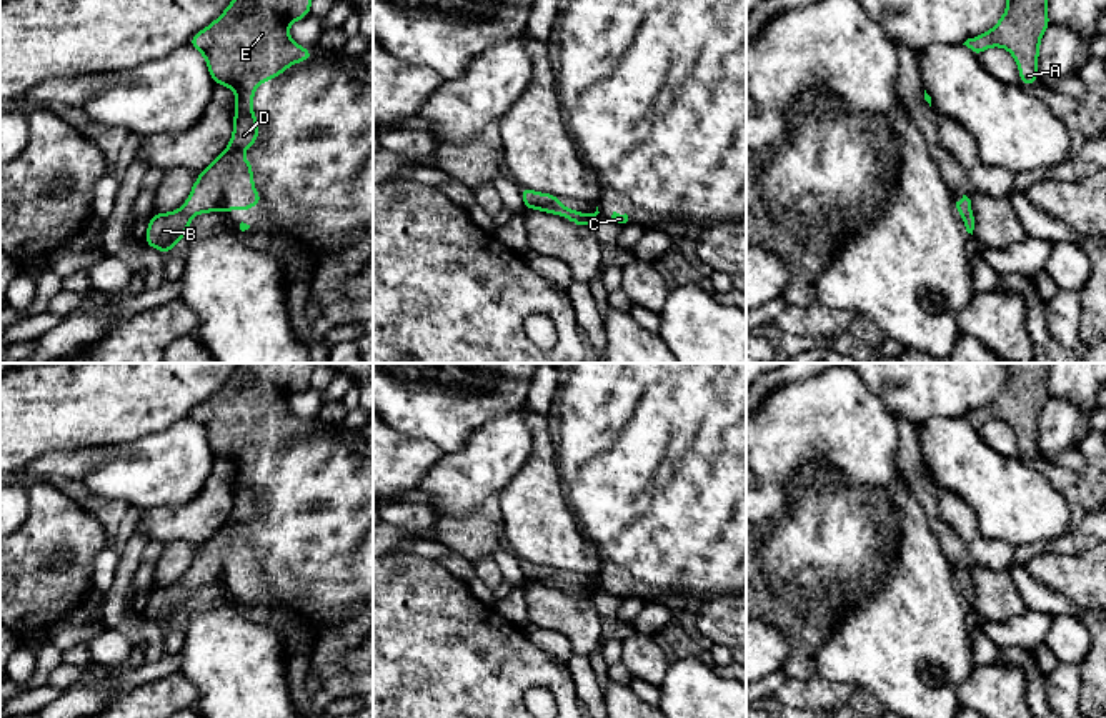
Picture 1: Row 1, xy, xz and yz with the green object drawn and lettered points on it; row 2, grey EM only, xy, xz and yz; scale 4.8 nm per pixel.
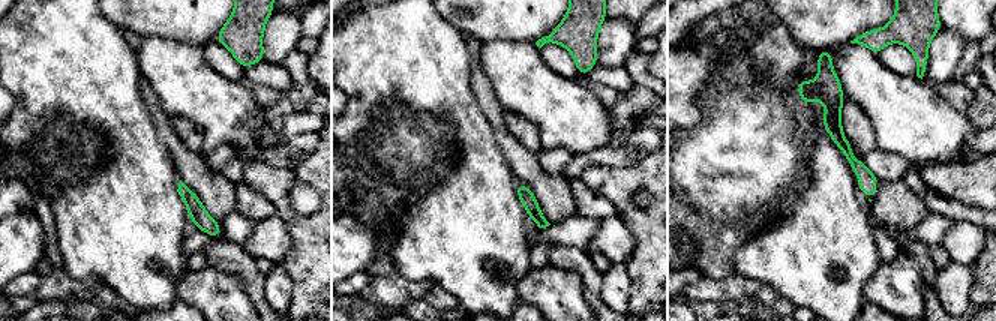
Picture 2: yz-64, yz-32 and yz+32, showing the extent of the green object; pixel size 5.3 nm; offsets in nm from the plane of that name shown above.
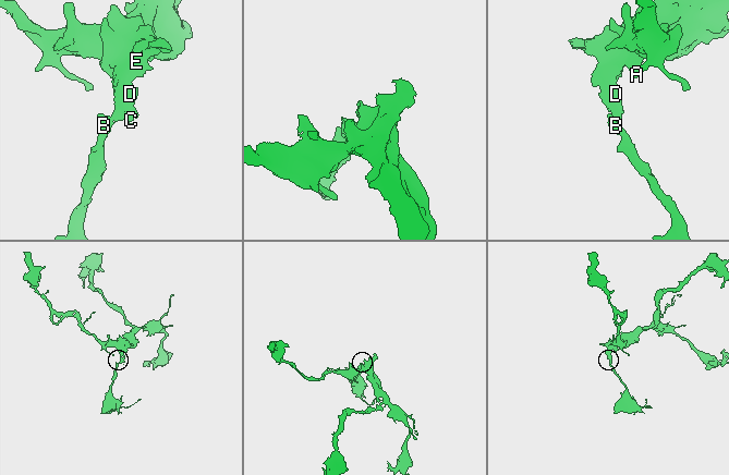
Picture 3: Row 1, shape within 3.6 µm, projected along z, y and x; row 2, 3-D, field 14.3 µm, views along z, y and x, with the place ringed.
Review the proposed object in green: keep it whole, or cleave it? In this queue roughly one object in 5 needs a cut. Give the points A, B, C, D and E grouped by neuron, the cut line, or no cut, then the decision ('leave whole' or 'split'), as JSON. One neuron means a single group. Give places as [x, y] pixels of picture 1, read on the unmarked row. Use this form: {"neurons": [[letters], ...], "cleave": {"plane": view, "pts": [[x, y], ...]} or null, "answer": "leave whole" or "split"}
{"neurons": [["A", "B", "C", "D", "E"]], "cleave": null, "answer": "leave whole"}

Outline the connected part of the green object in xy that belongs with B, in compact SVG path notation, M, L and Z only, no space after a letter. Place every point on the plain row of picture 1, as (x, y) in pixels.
M238 363L225 385L195 406L187 418L198 423L215 458L230 460L235 468L233 508L228 520L202 543L182 581L170 586L152 586L143 615L162 628L175 621L188 606L193 588L228 583L252 583L263 568L255 565L252 533L240 528L258 513L260 496L253 488L253 466L262 455L272 455L296 435L308 435L313 423L300 420L288 408L288 400L308 390L315 363Z

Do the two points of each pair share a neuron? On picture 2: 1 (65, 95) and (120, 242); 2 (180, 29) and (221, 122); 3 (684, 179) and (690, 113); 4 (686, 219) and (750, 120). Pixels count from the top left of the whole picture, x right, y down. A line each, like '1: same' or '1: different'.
1: same
2: different
3: different
4: same

